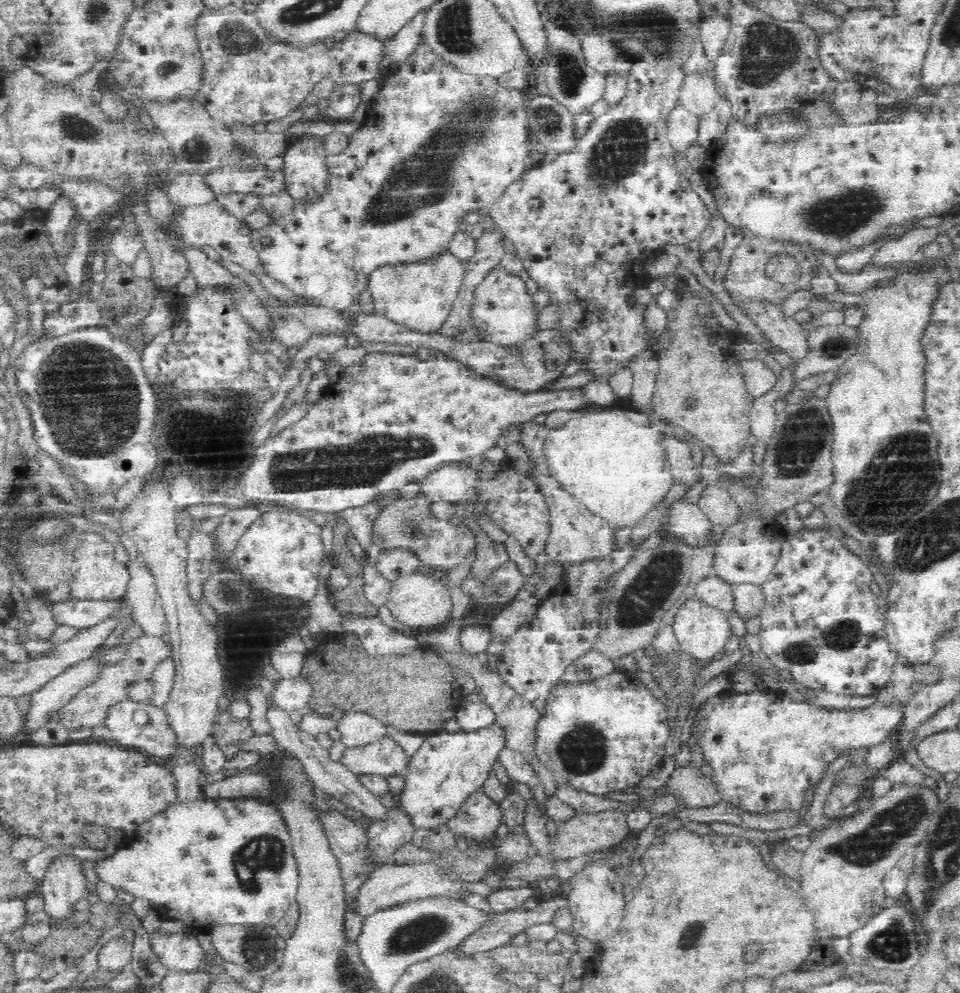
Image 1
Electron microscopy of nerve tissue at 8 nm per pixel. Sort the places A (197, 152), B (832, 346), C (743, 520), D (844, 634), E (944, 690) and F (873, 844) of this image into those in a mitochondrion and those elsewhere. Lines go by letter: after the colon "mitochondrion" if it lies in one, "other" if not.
A: mitochondrion
B: mitochondrion
C: other
D: mitochondrion
E: other
F: mitochondrion

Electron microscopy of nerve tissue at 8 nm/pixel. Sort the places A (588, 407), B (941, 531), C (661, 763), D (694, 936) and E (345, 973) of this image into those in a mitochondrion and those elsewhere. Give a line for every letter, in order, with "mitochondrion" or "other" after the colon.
A: other
B: mitochondrion
C: other
D: mitochondrion
E: mitochondrion

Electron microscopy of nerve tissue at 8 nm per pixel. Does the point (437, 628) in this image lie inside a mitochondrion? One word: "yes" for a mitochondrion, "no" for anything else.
no

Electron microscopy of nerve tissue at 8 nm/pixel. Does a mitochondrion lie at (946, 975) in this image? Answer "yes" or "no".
no

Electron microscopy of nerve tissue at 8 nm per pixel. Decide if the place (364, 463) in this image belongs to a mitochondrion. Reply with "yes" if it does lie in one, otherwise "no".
yes

